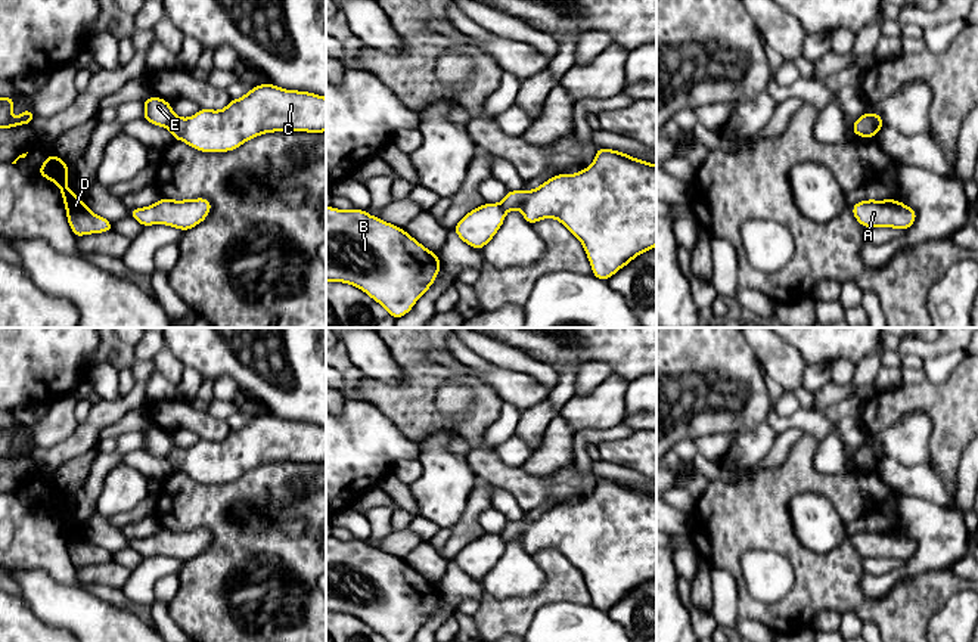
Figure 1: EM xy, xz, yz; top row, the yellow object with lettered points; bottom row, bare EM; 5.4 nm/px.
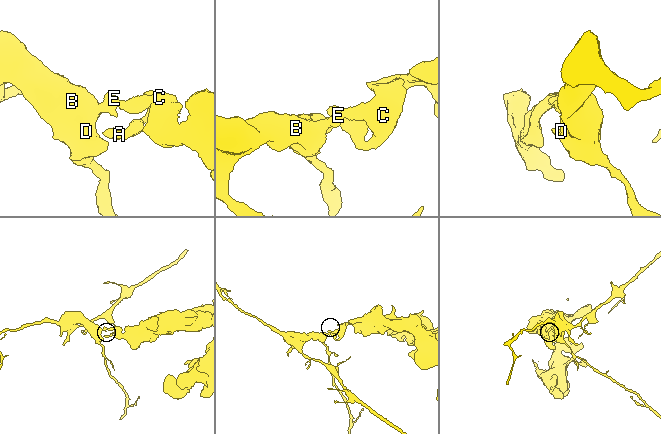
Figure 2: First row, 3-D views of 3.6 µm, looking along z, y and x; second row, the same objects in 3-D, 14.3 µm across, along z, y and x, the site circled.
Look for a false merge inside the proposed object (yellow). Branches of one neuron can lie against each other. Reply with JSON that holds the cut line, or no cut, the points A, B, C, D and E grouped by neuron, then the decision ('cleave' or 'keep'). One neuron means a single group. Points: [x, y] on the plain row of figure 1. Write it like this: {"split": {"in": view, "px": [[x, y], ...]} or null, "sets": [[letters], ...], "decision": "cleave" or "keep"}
{"split": {"in": "yz", "px": [[866, 443], [878, 459]]}, "sets": [["A", "C"], ["B", "D", "E"]], "decision": "cleave"}

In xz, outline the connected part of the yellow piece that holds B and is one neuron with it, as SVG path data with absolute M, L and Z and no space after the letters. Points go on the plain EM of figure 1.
M326 537L326 612L350 614L386 642L410 642L435 612L440 599L440 587L404 559L370 546L366 540Z

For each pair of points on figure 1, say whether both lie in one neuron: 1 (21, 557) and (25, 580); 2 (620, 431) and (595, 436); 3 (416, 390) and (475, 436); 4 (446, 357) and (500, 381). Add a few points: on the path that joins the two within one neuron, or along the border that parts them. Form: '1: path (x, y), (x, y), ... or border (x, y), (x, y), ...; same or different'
1: border (15, 571), (43, 570), (56, 582); different
2: path (614, 433), (601, 436); same
3: path (425, 406), (441, 422), (459, 428); same
4: path (459, 365), (487, 375); same

